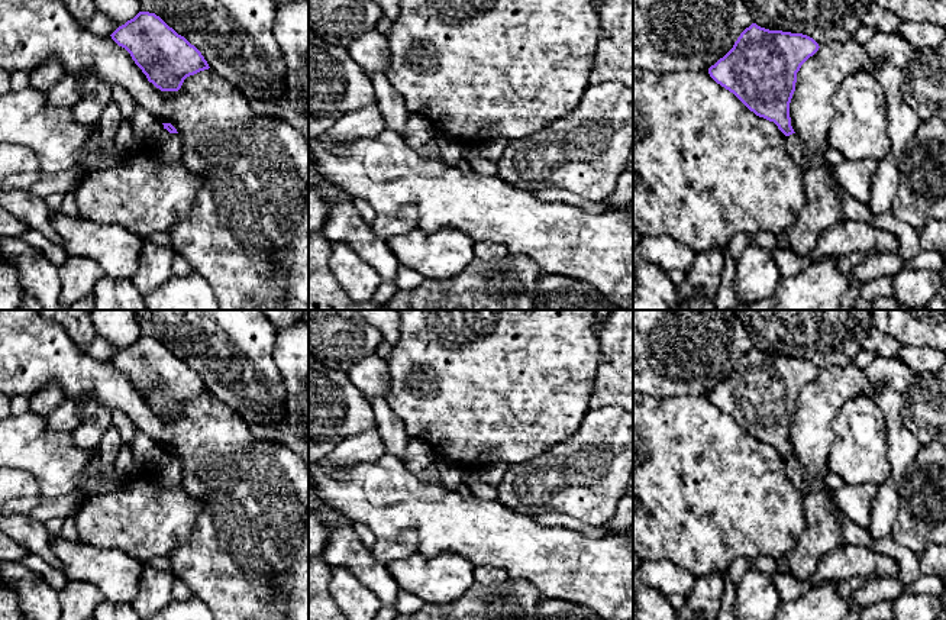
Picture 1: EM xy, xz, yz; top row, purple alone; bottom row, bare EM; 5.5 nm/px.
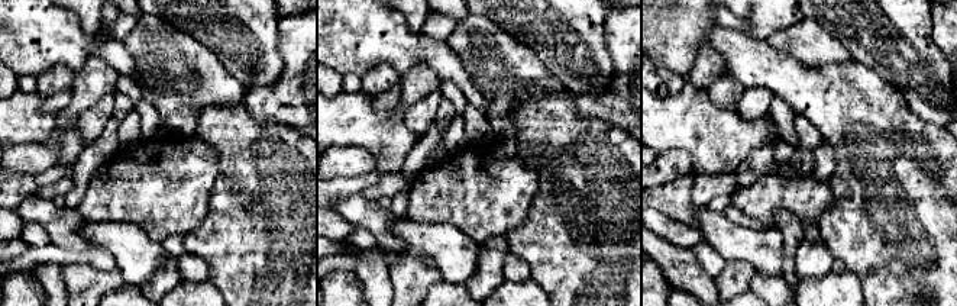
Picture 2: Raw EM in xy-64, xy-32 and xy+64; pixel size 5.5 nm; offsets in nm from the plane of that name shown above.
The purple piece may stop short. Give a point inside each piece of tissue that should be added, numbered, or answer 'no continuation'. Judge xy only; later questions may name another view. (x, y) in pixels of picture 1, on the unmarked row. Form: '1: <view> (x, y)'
no continuation

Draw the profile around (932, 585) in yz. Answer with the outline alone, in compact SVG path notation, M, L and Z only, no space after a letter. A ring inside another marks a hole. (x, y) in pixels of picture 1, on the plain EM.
M920 575L914 582L905 587L913 594L927 594L939 598L943 592L943 581L939 575Z

